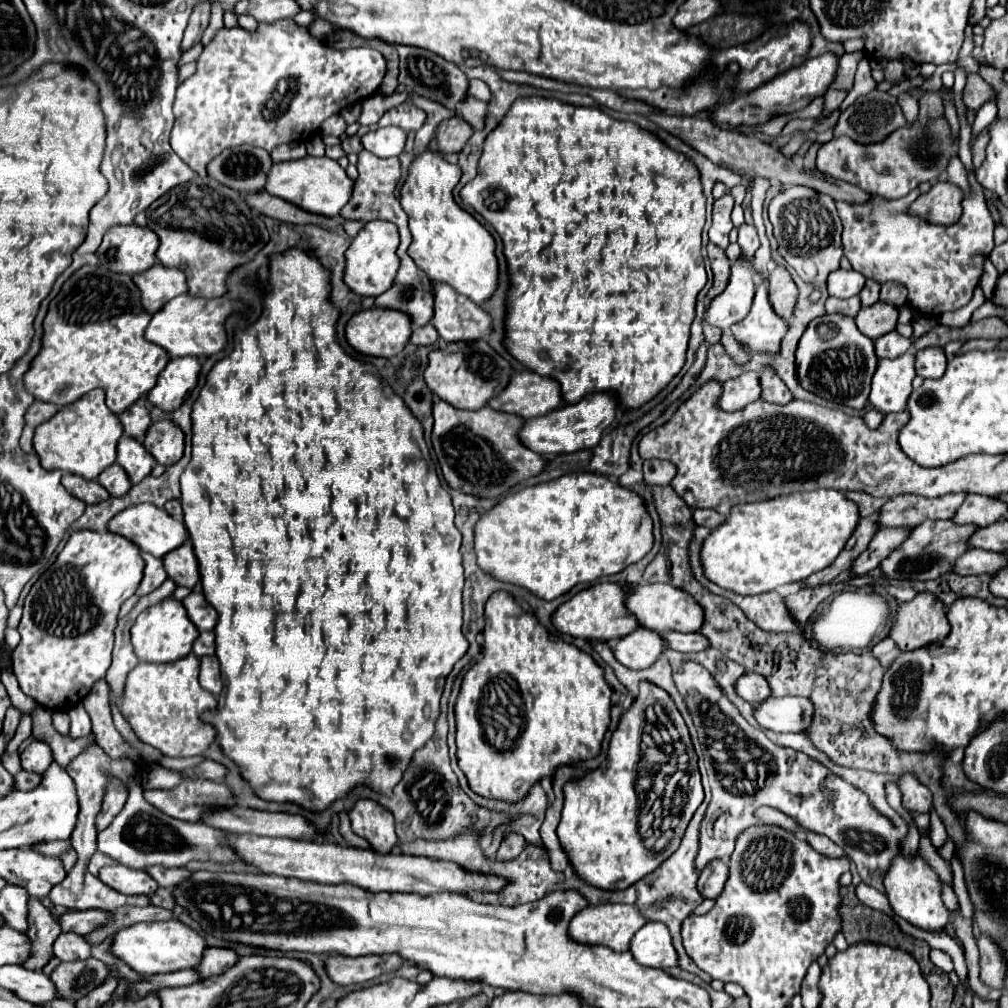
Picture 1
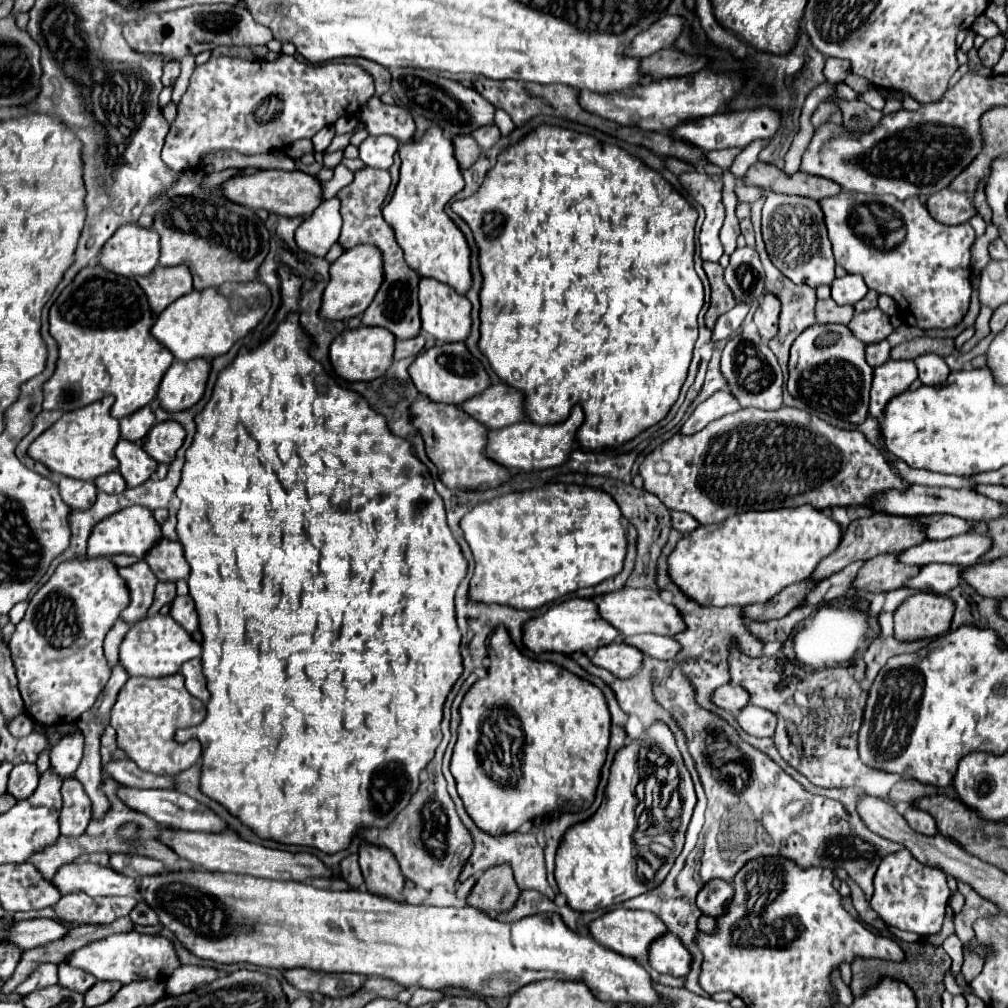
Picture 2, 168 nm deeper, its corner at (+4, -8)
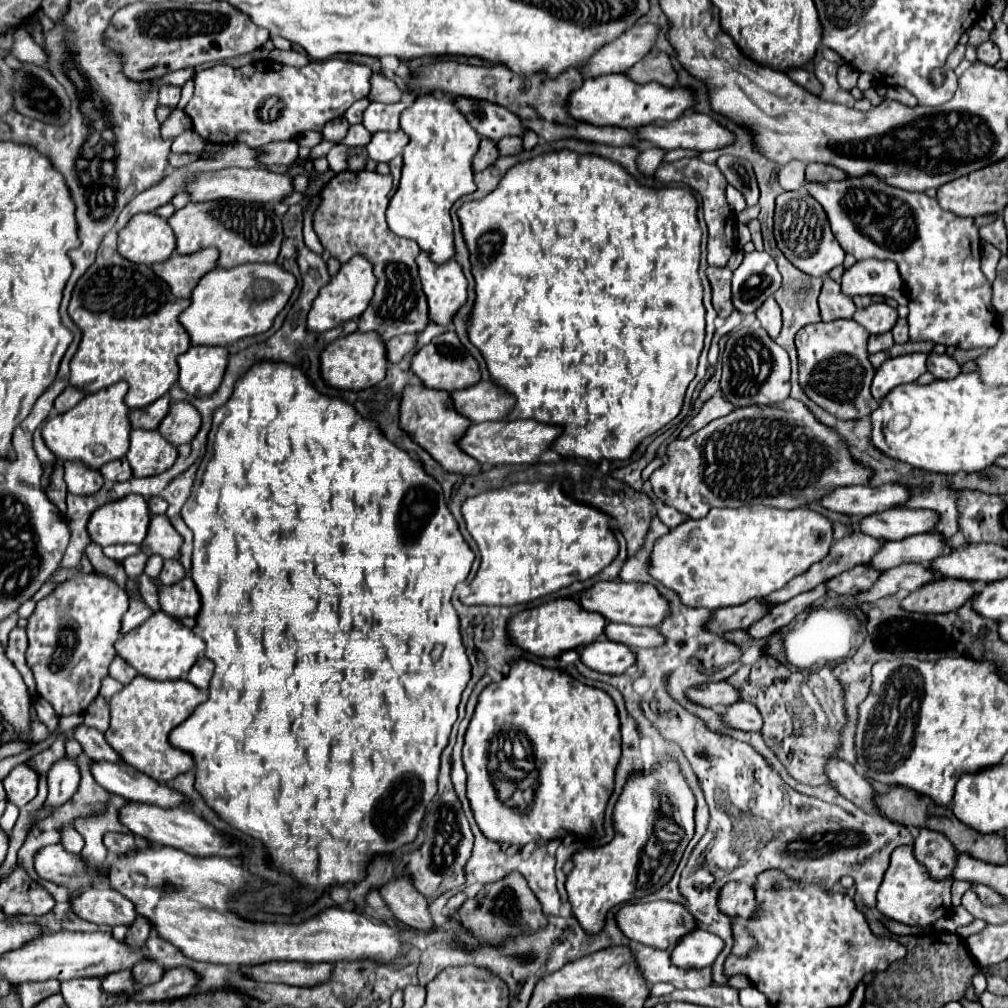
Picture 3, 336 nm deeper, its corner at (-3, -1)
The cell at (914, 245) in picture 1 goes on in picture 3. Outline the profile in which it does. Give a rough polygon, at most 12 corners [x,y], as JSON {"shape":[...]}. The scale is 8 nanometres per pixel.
{"shape":[[877,176],[807,184],[857,260],[897,262],[911,340],[999,340],[973,218]]}

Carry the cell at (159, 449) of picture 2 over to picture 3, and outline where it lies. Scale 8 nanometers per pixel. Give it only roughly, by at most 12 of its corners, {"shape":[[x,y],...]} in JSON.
{"shape":[[187,402],[171,404],[157,430],[169,444],[191,444],[201,426]]}

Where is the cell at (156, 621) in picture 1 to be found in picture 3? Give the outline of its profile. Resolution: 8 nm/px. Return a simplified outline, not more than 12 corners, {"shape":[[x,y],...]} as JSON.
{"shape":[[159,610],[115,650],[141,676],[187,678],[205,642]]}

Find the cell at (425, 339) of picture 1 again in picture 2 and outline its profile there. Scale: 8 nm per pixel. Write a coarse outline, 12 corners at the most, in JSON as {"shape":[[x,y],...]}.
{"shape":[[424,335],[396,341],[394,359],[418,355],[424,349]]}

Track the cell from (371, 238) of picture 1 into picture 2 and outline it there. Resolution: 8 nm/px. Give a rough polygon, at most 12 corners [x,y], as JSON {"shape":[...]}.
{"shape":[[372,245],[346,249],[330,265],[320,315],[362,315],[382,285]]}

